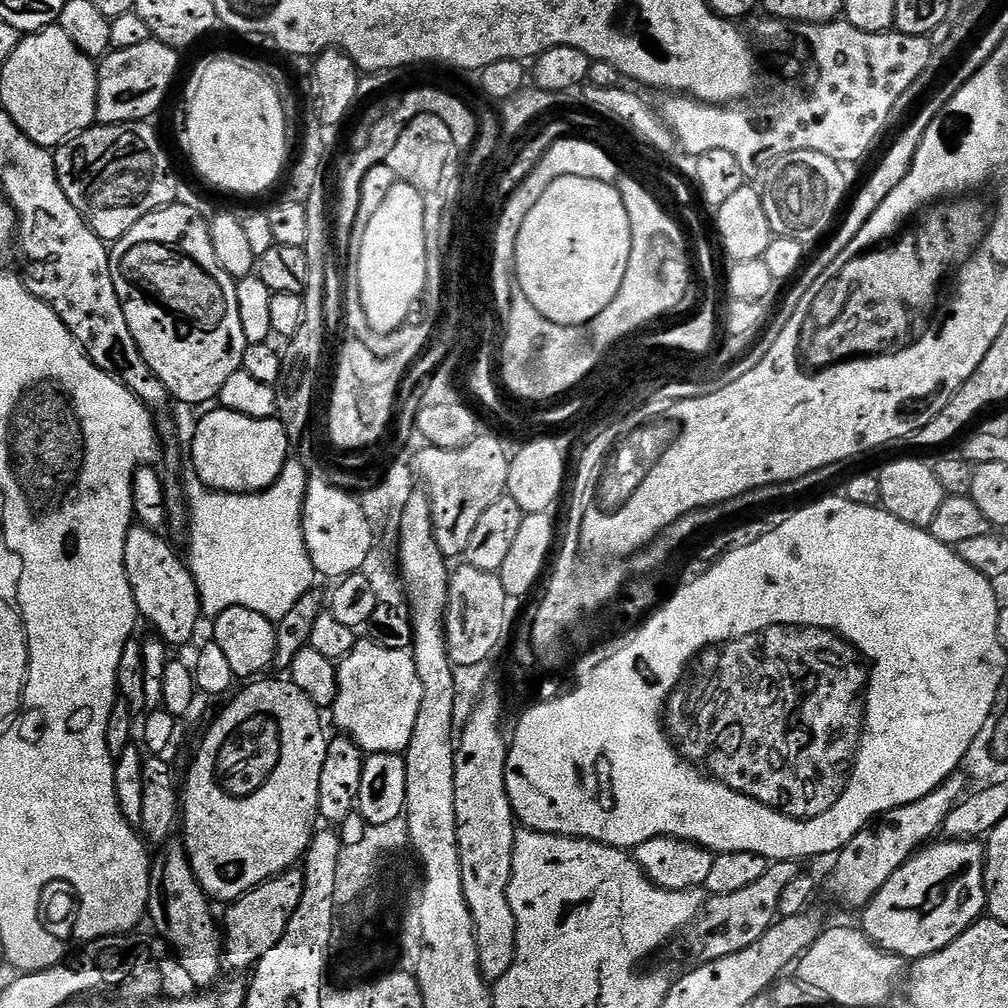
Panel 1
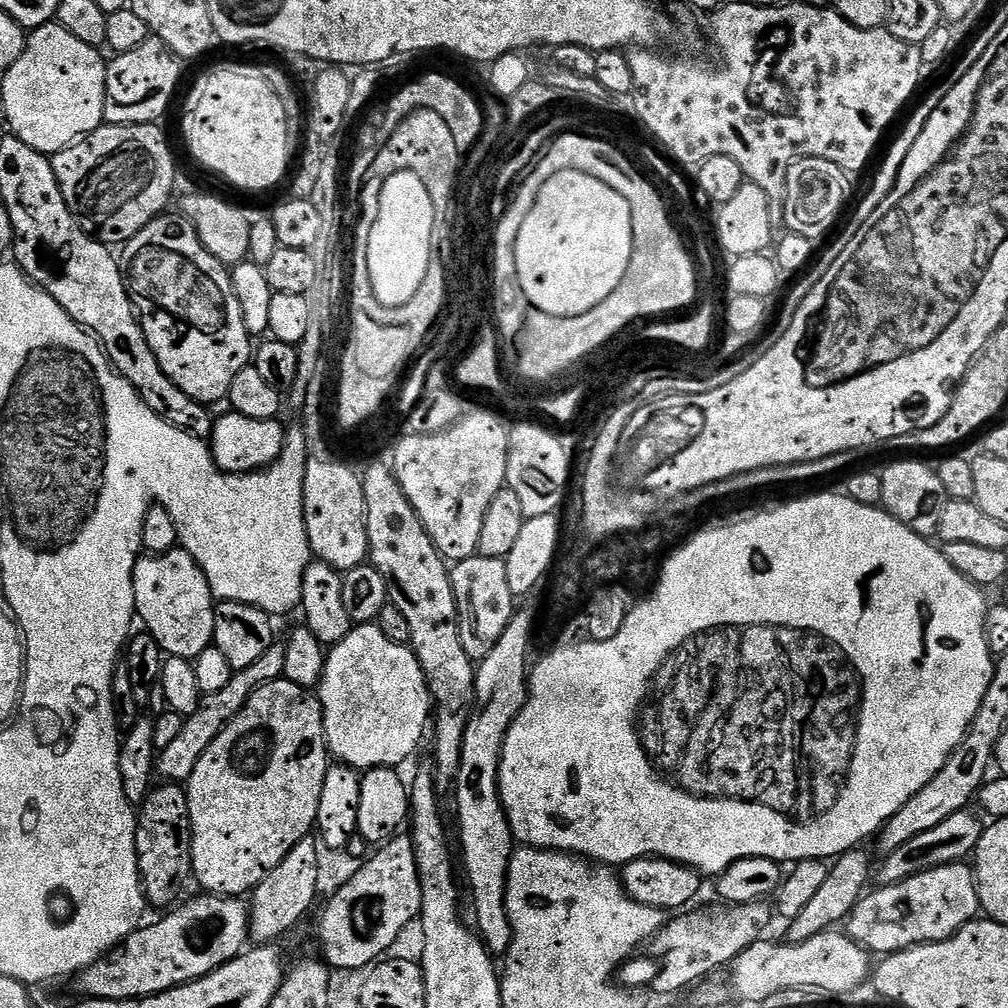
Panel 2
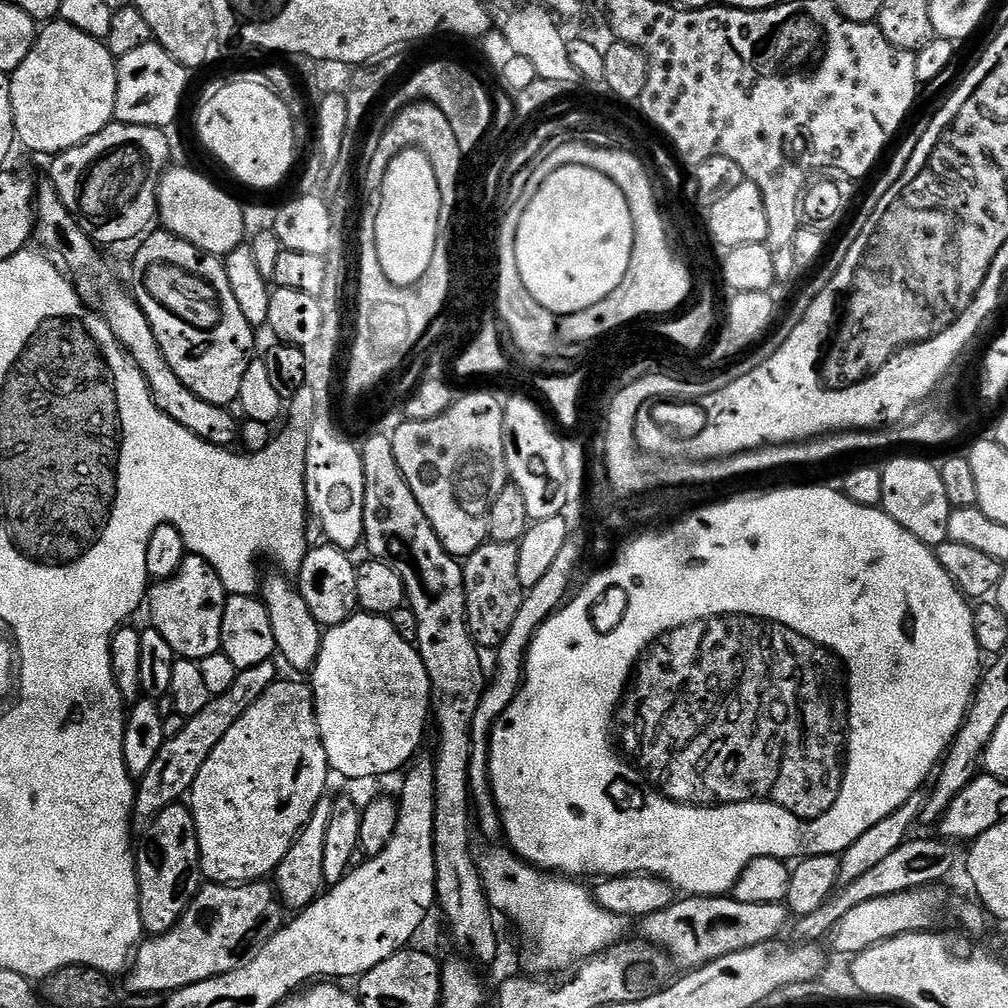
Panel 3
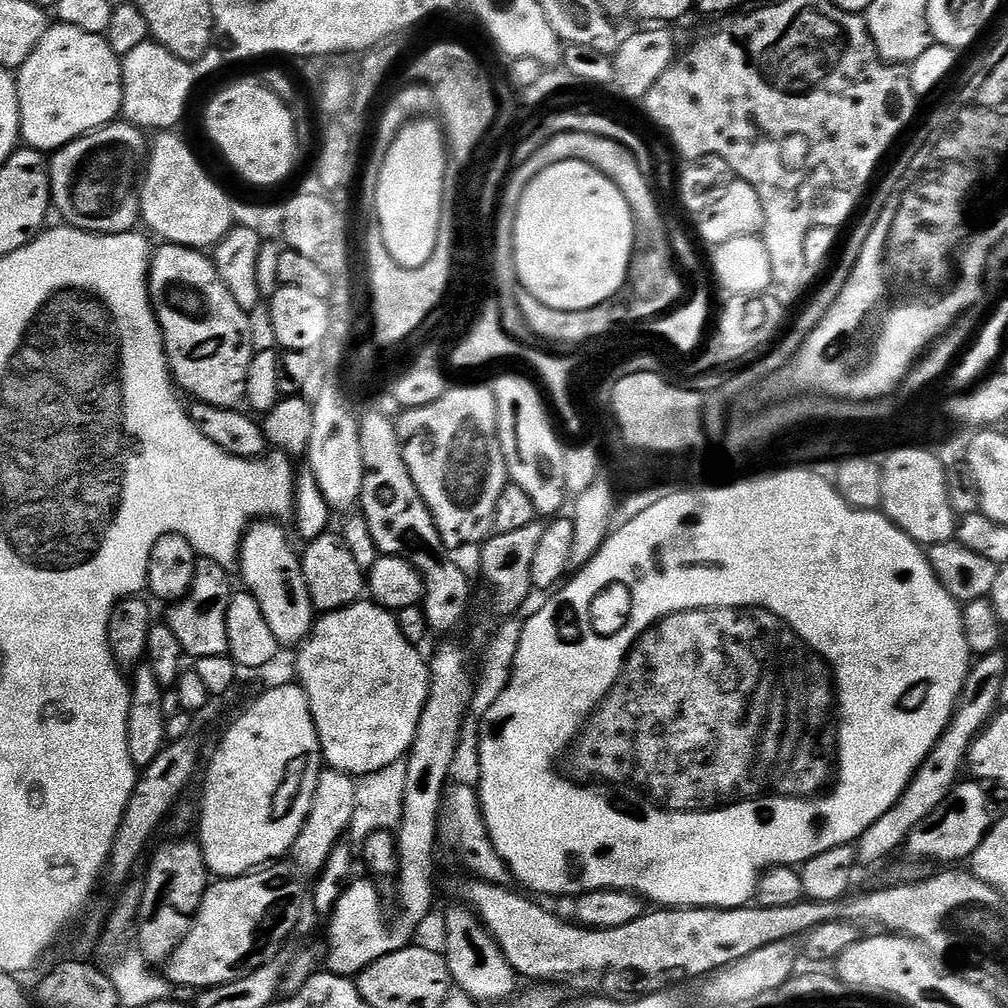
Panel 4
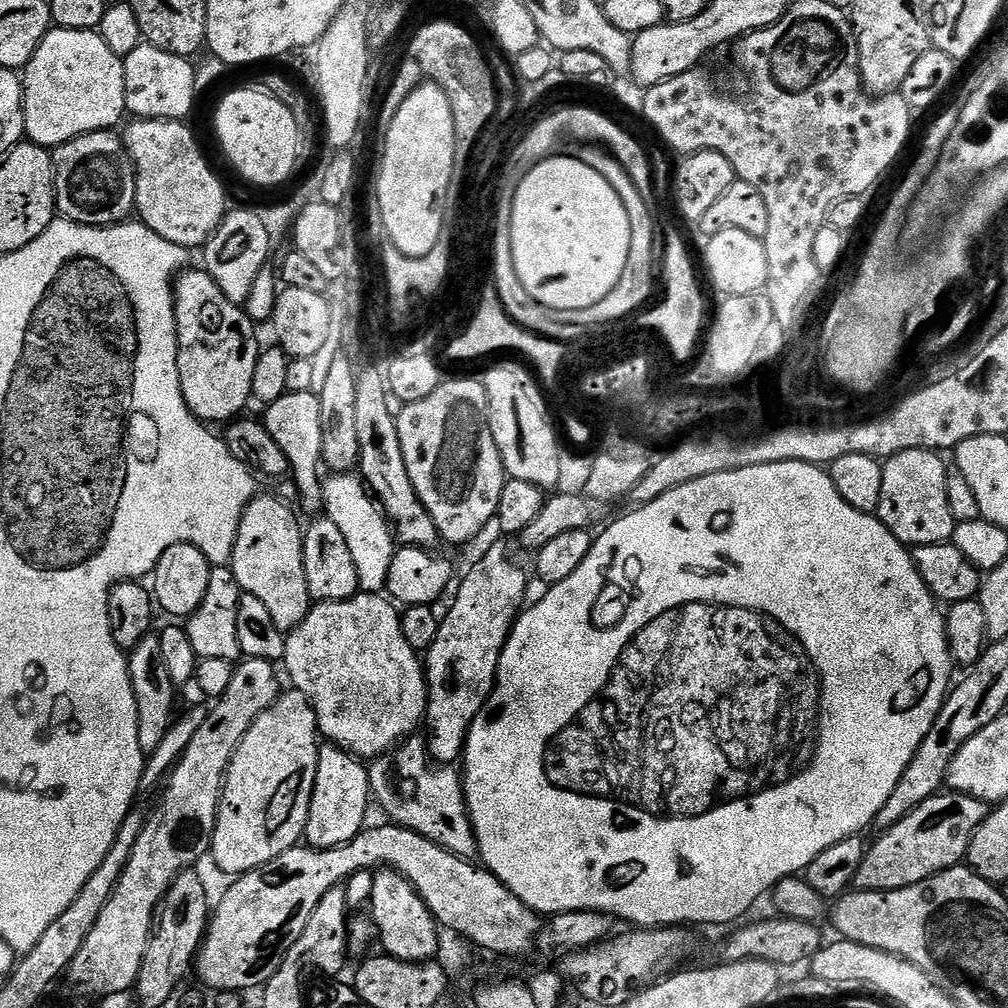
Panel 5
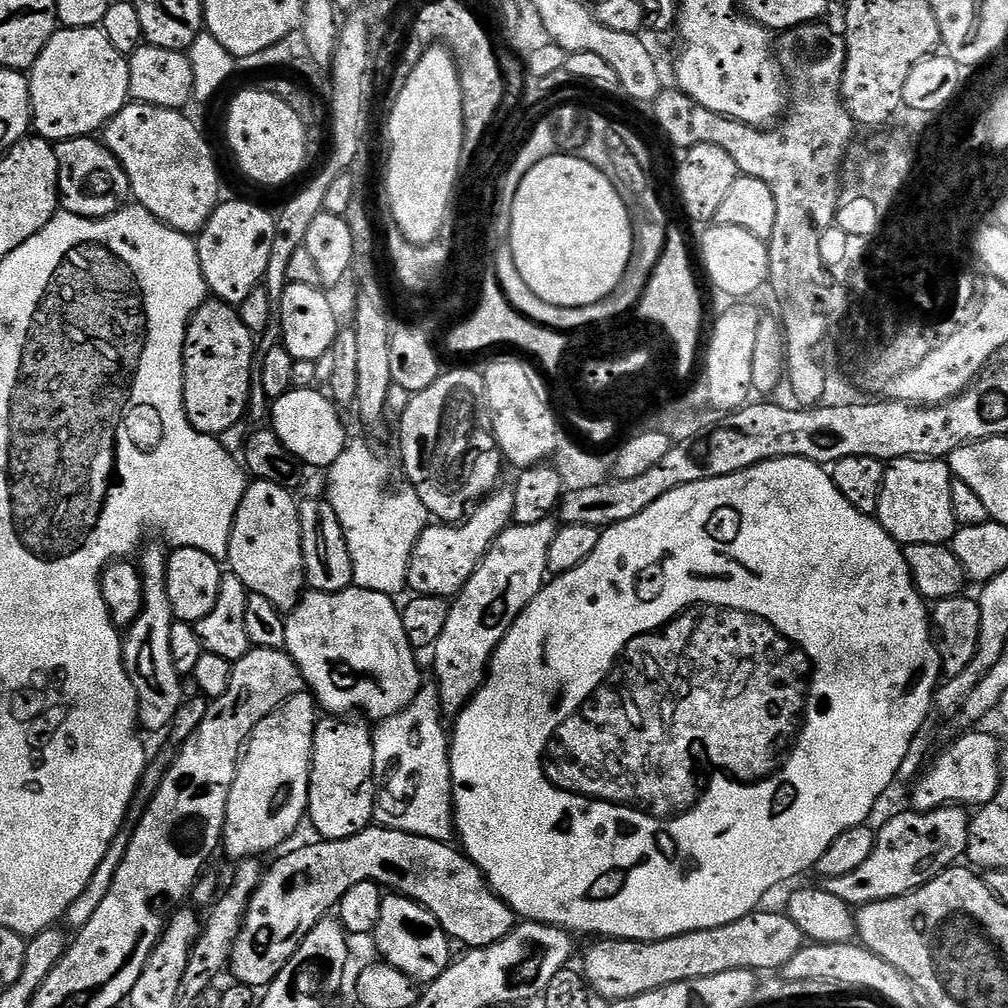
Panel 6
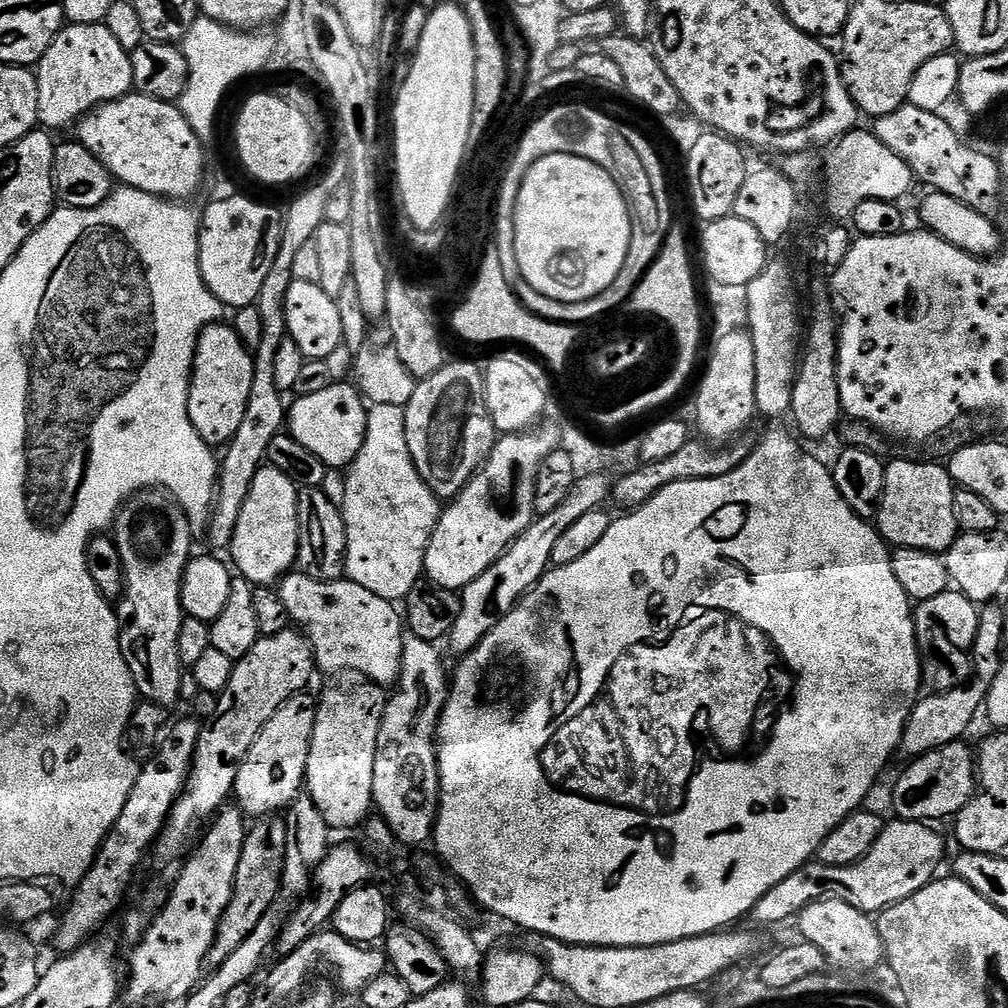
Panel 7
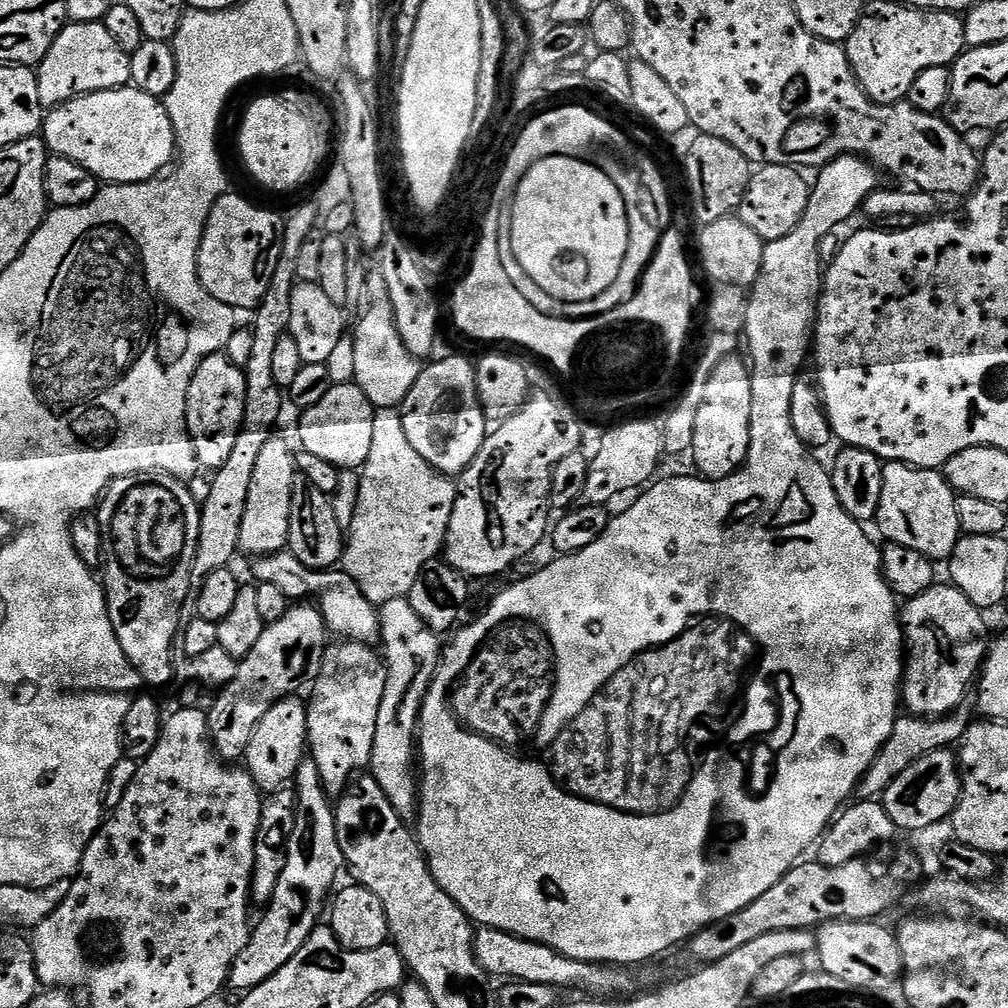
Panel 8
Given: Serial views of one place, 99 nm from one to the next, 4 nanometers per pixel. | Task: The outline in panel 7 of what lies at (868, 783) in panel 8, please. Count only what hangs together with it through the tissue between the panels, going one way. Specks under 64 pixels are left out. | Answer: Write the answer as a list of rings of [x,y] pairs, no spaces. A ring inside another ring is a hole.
[[[993,602],[979,609],[978,634],[972,647],[972,673],[968,675],[968,680],[945,692],[921,695],[912,707],[899,747],[899,751],[905,752],[908,758],[924,756],[940,747],[963,741],[968,727],[975,722],[976,715],[979,712],[981,715],[982,709],[987,705],[990,686],[994,686],[994,678],[998,678],[1002,659],[1000,651],[1004,648],[1004,612],[998,605],[999,603]]]

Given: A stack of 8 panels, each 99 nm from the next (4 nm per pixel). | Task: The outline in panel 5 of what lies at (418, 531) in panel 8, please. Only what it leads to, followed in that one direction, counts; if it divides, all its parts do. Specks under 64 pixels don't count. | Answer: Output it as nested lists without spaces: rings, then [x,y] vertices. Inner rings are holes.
[[[348,470],[332,474],[323,481],[322,487],[323,511],[327,519],[332,520],[338,530],[342,530],[342,538],[346,538],[346,546],[350,546],[350,558],[354,558],[361,591],[366,594],[381,593],[387,585],[391,562],[398,547],[393,525],[359,475]]]

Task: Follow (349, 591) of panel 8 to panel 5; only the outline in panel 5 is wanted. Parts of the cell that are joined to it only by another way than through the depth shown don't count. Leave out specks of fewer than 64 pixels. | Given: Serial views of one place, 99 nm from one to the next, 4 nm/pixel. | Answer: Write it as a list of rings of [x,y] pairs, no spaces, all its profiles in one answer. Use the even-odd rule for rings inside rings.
[[[357,594],[348,600],[326,600],[313,606],[303,622],[287,633],[283,667],[292,679],[291,687],[312,701],[319,735],[352,756],[385,755],[413,735],[419,724],[421,727],[428,711],[425,665],[402,634],[397,605],[380,594]]]

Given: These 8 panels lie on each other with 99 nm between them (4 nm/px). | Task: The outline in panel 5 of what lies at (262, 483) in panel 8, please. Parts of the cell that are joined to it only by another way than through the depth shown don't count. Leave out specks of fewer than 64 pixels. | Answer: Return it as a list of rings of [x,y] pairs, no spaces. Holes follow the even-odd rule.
[[[257,494],[246,506],[240,519],[240,529],[236,535],[236,545],[232,551],[230,565],[234,578],[238,578],[241,593],[262,598],[263,604],[274,617],[274,626],[285,634],[292,632],[306,618],[306,614],[314,606],[308,583],[306,582],[306,566],[304,565],[304,532],[300,520],[292,513],[292,508],[284,500],[276,496]]]

